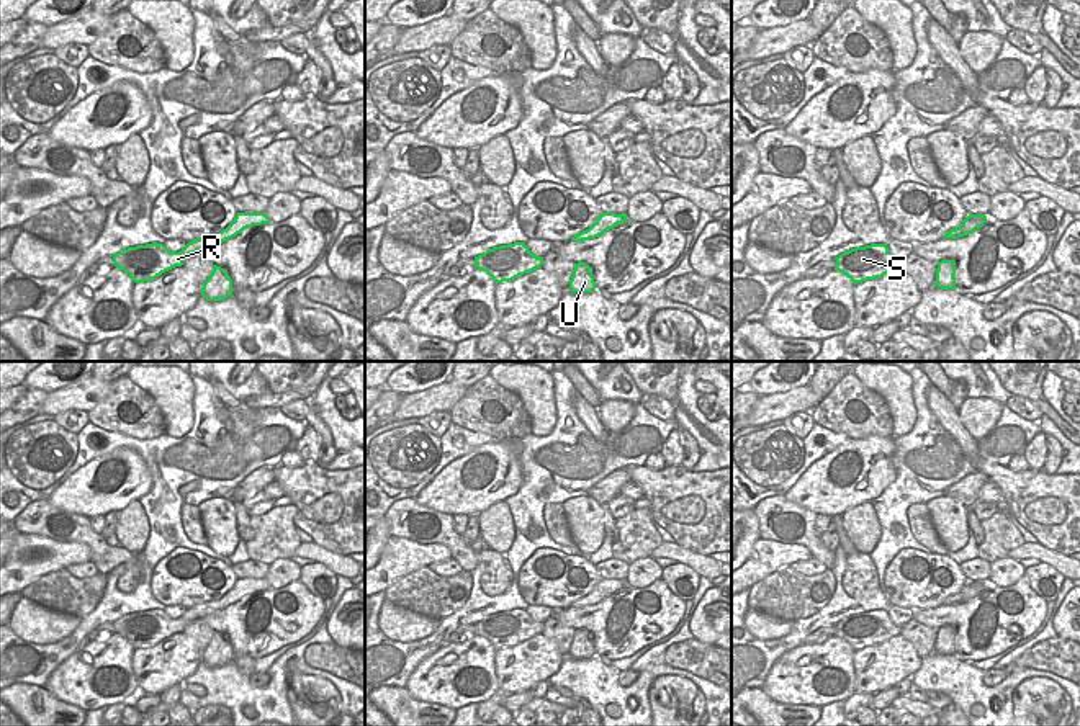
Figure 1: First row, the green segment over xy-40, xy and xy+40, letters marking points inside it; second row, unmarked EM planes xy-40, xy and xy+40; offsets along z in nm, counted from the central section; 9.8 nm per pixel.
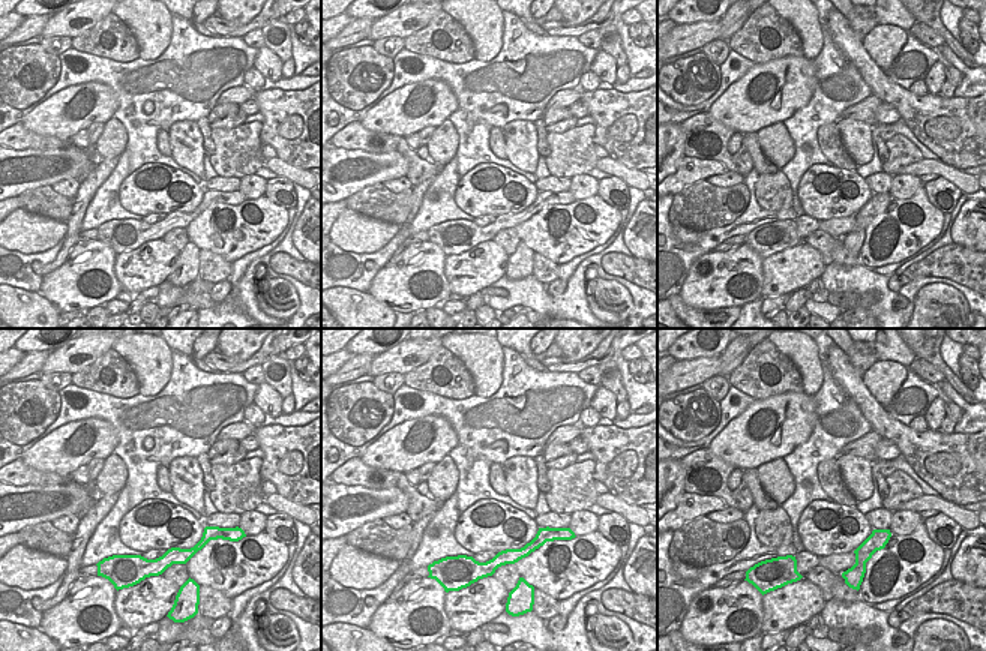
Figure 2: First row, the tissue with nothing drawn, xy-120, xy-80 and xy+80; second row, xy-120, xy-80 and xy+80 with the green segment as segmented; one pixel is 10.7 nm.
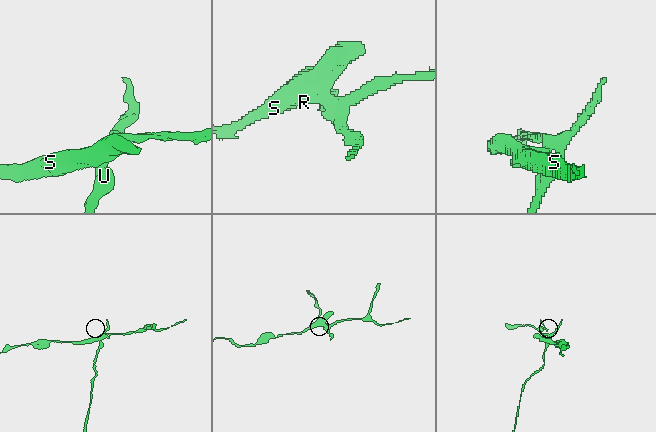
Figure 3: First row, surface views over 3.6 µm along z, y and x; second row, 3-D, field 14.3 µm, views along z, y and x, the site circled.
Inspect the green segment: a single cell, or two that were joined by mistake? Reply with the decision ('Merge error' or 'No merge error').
Merge error

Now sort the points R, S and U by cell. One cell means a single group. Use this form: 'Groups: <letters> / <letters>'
Groups: R S / U

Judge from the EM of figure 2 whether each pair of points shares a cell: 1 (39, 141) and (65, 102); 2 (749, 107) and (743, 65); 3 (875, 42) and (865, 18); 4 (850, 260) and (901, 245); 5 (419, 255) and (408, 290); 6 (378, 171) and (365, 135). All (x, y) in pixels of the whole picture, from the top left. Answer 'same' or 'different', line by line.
1: different
2: different
3: different
4: different
5: same
6: different

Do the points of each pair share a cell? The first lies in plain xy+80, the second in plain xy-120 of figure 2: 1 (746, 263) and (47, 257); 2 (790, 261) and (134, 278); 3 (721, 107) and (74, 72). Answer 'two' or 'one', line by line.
1: two
2: one
3: two

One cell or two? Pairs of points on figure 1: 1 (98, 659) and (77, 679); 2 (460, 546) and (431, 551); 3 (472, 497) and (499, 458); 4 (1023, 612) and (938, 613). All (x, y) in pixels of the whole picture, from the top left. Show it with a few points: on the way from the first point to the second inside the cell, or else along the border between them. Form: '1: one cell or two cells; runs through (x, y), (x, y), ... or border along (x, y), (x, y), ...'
1: one cell; runs through (95, 664), (82, 677)
2: two cells; border along (411, 538), (421, 543), (442, 543), (452, 558)
3: one cell; runs through (483, 489), (494, 479), (498, 470)
4: one cell; runs through (998, 635), (985, 649), (974, 649), (962, 627)

